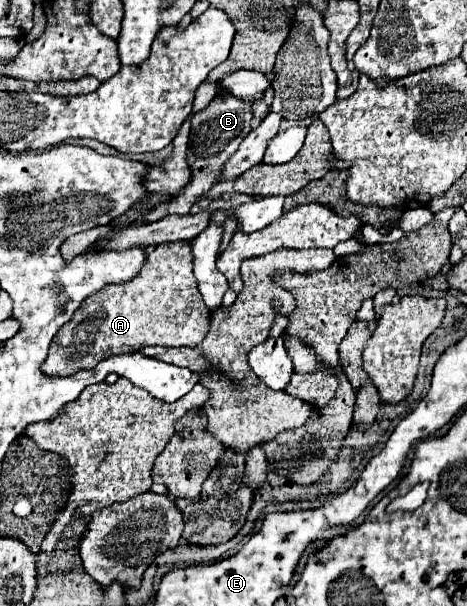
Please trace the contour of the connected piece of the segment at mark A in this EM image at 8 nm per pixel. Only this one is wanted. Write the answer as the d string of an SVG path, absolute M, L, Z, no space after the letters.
M189 241L161 243L149 251L147 265L141 269L139 277L123 285L109 285L109 287L105 285L99 293L87 297L79 305L73 317L53 337L49 355L45 363L41 365L41 373L45 373L47 377L69 377L81 369L93 369L99 361L107 357L135 353L145 345L197 347L209 331L209 317L211 317L211 311L205 307L203 297L197 289L197 279L193 275L191 243Z

